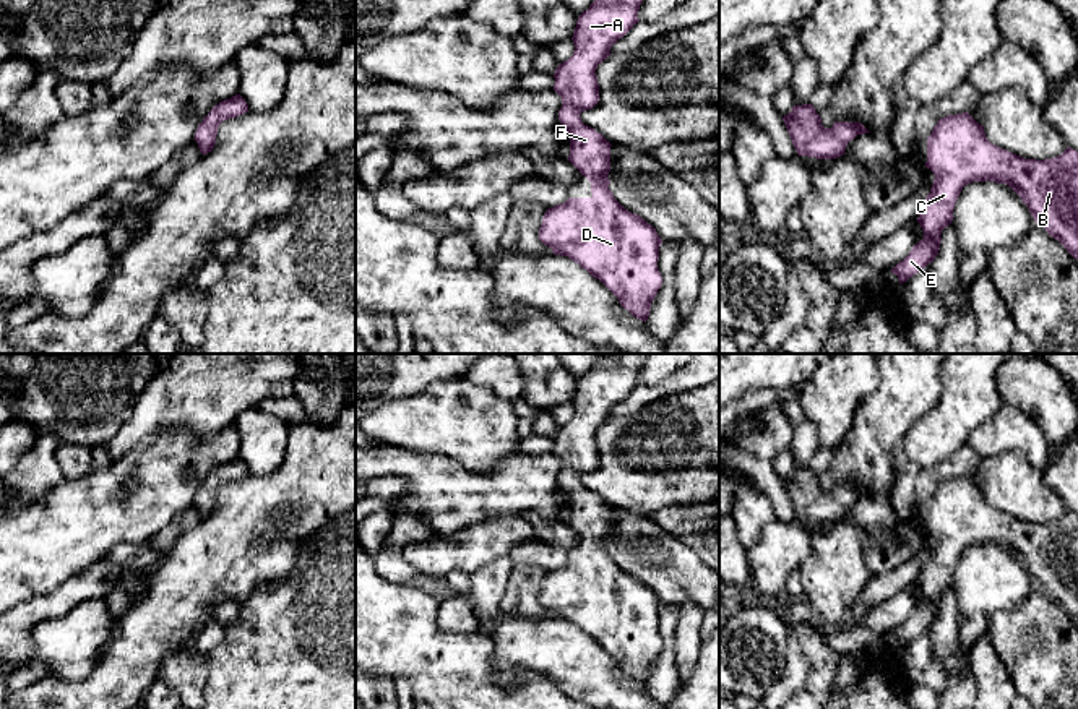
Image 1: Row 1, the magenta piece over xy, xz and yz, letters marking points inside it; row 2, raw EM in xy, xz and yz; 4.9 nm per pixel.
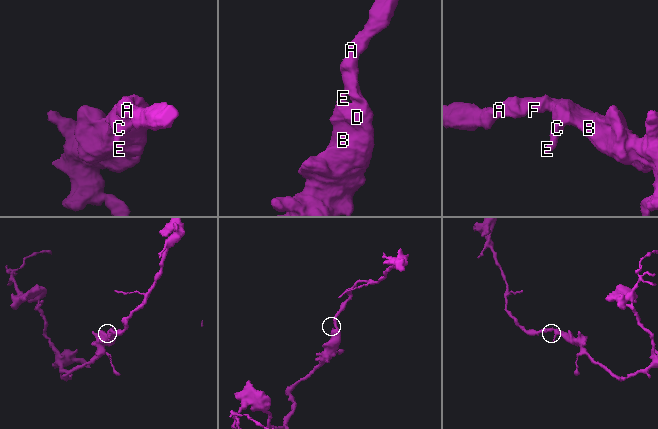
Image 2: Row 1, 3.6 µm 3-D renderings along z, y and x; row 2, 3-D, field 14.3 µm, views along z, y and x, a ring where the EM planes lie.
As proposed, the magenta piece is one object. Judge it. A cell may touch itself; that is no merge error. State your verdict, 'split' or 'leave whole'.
leave whole

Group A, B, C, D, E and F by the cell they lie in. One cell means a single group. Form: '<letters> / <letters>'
A B C D E F

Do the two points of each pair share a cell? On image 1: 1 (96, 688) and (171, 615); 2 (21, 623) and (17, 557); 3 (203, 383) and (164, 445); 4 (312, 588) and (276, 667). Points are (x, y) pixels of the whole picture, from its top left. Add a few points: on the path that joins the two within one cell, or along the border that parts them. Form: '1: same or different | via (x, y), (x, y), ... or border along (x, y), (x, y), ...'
1: same | via (114, 672), (153, 633)
2: different | border along (56, 589), (25, 599), (17, 605)
3: different | border along (211, 437), (159, 430), (145, 435), (138, 443)
4: same | via (312, 607), (312, 628), (296, 648)

